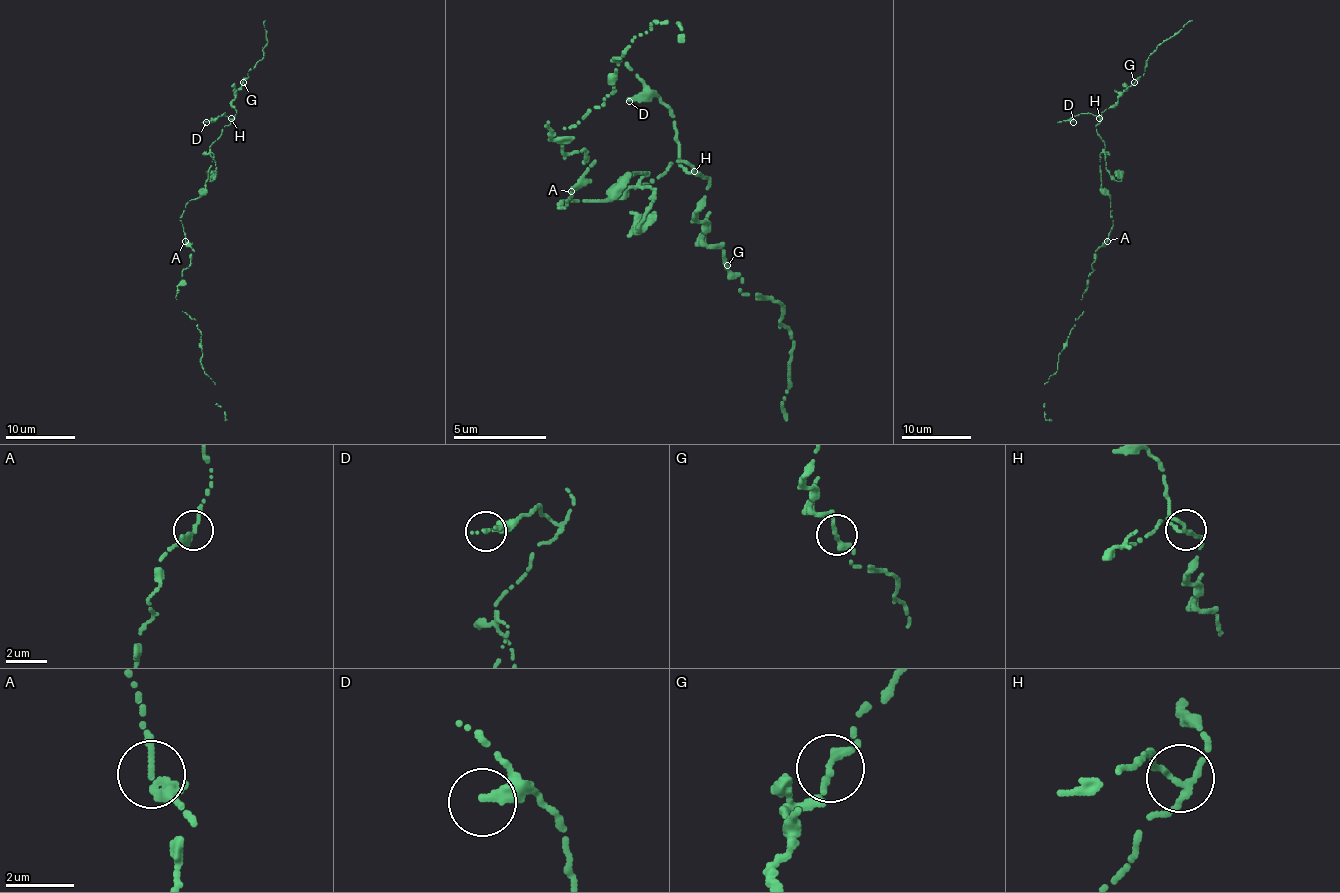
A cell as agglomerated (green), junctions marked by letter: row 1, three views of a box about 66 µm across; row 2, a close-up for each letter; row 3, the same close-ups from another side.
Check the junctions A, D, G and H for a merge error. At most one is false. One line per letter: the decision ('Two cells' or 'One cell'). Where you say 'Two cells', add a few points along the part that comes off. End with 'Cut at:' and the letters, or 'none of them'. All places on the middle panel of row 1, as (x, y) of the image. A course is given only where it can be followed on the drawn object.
A: One cell
D: One cell
G: One cell
H: One cell
Cut at: none of them

